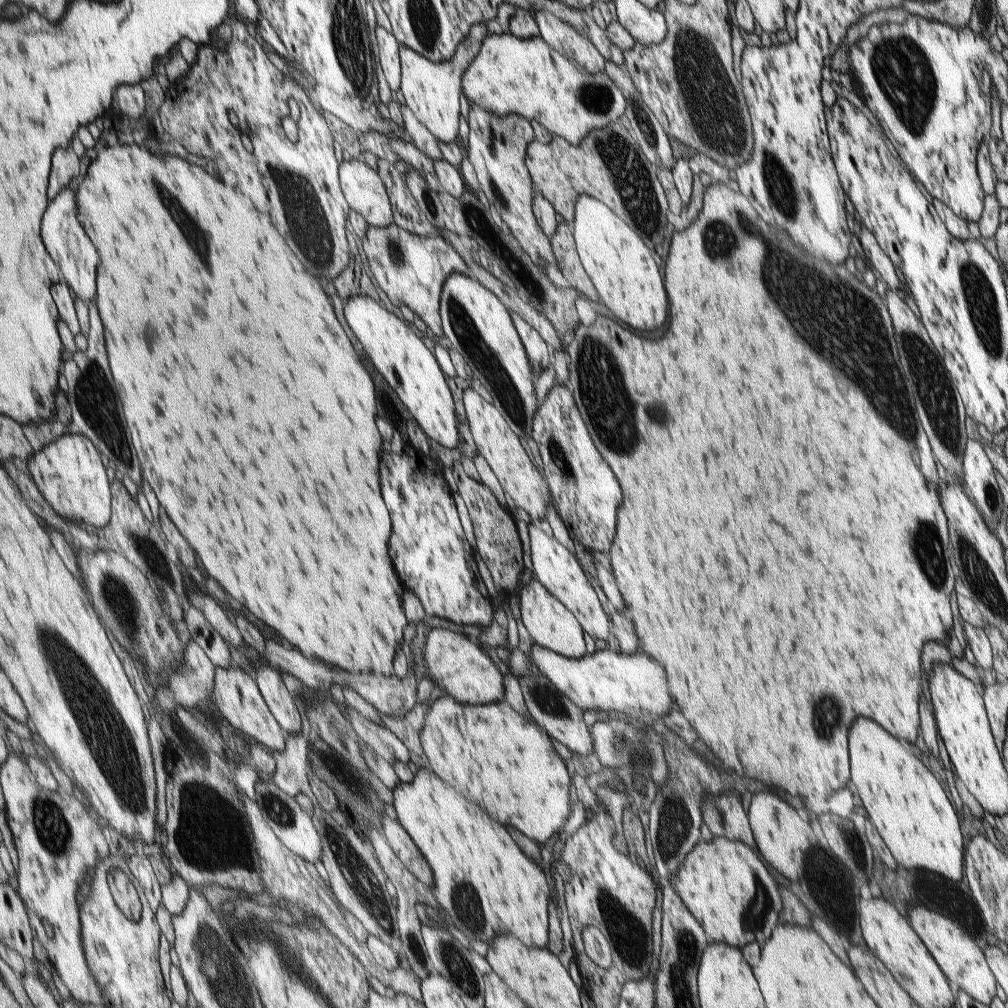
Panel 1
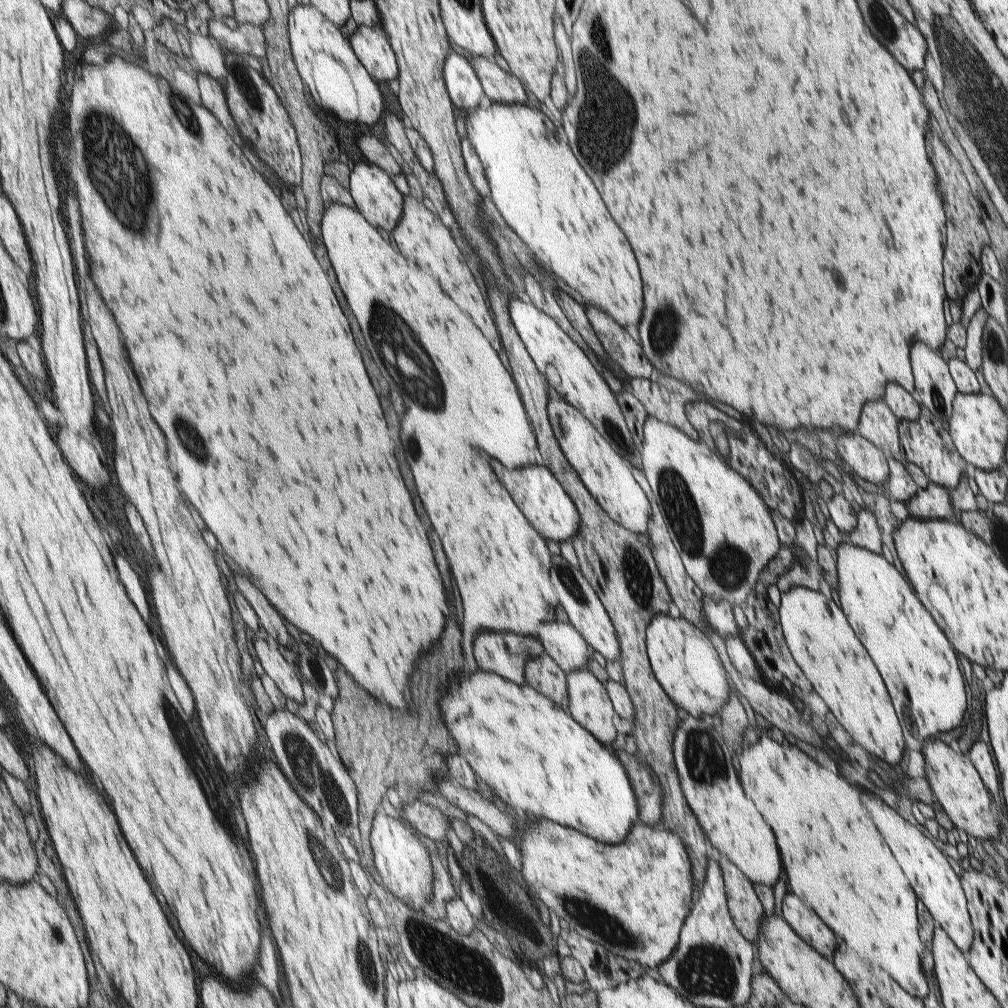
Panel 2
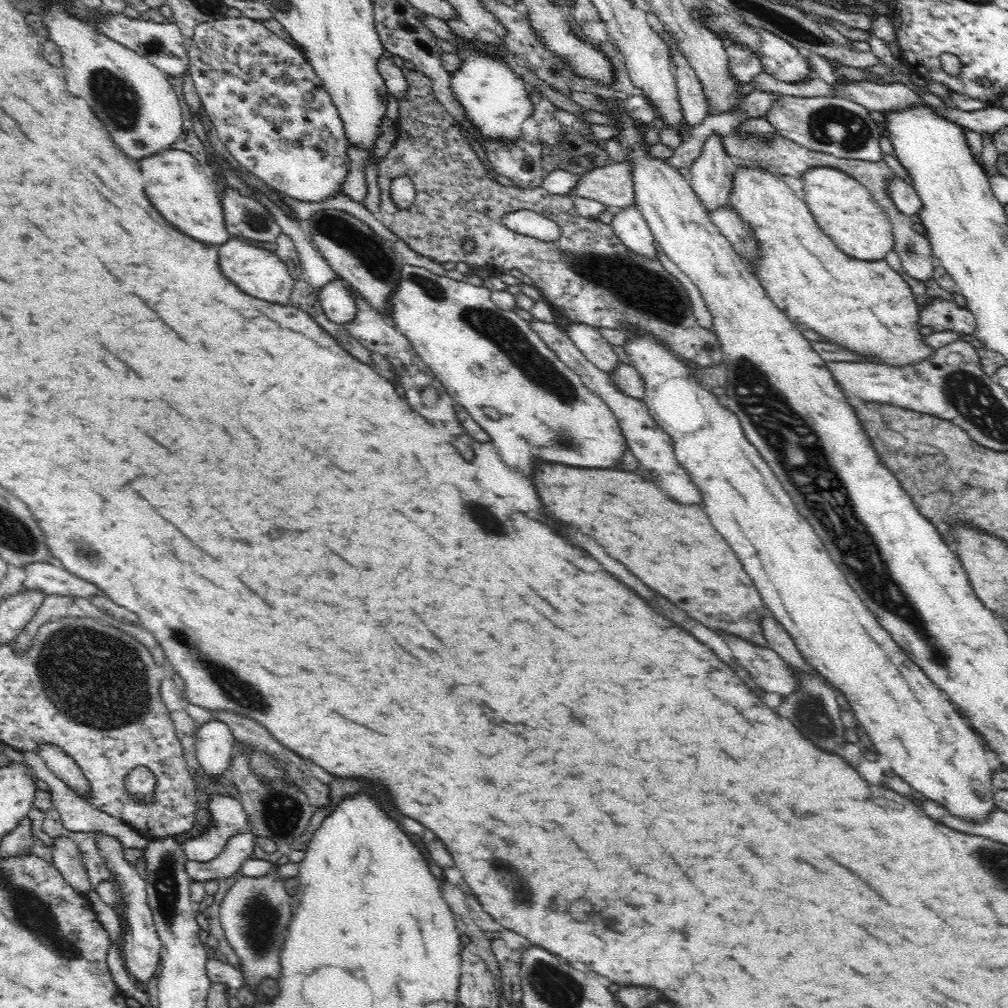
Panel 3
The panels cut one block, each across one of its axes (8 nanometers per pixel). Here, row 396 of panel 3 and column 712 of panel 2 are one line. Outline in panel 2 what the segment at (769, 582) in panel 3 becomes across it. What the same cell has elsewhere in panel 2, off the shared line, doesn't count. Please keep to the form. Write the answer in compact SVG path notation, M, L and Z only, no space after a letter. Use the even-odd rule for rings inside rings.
M669 614L654 616L645 633L647 655L652 670L654 670L656 680L658 680L664 692L670 697L670 700L680 708L684 708L686 713L691 714L696 719L702 719L706 715L714 716L719 714L721 708L728 702L731 690L726 678L727 672L707 634L703 630L696 628L684 617L681 616L679 619L674 619Z

